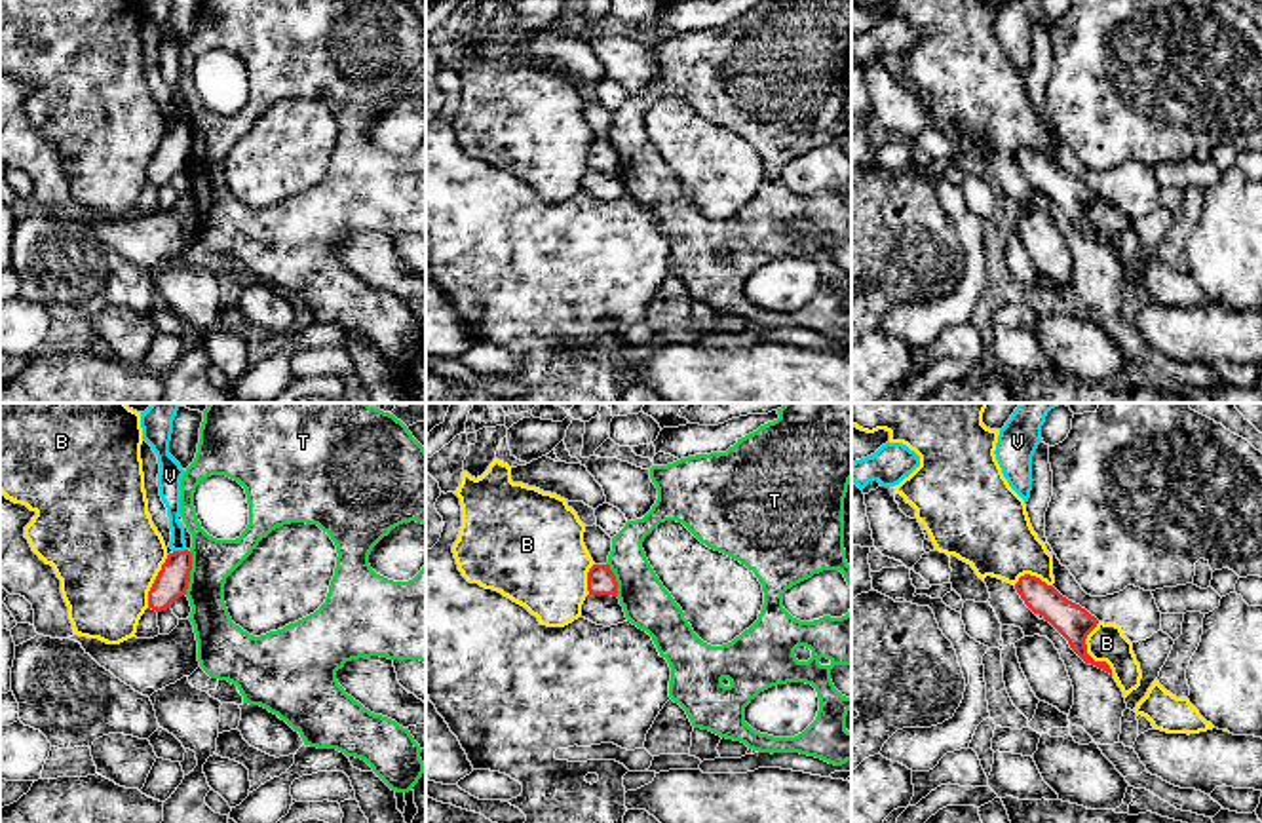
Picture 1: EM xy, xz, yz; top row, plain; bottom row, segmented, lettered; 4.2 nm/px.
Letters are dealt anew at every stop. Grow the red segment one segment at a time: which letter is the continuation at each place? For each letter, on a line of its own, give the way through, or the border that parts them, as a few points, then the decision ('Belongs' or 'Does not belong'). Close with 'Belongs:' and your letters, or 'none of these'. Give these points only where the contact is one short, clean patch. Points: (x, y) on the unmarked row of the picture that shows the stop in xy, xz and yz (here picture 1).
B: Does not belong
T: Does not belong
V: Boundary: xy (185, 122), (173, 126). Does not belong
Belongs: none of these

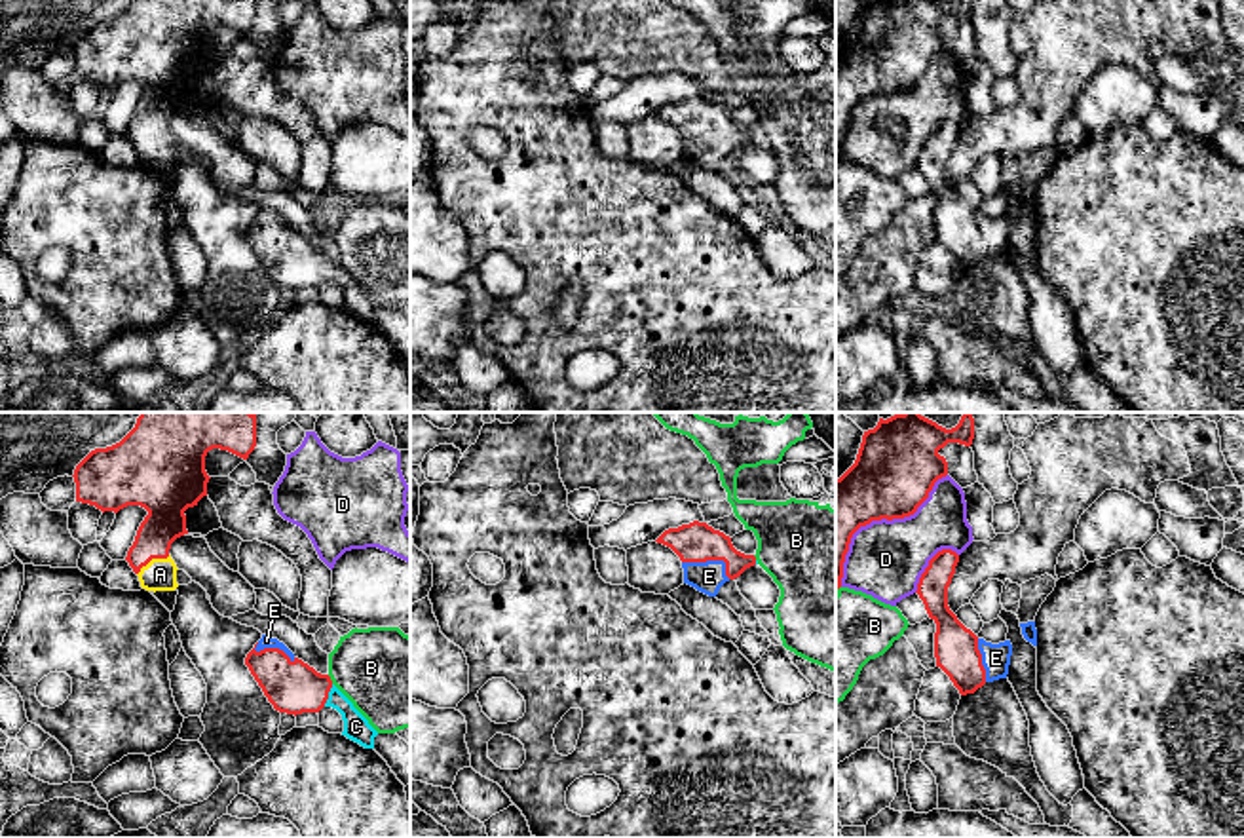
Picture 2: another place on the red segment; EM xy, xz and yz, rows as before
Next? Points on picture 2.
A: Path across: xy (166, 75), (152, 132), (160, 149). Belongs
B: Does not belong
C: Path across: xy (291, 261), (318, 265), (327, 270), (352, 291), (356, 301). Belongs
D: Does not belong
E: Path across: xz (697, 116), (711, 133), (709, 151). Belongs
Belongs: A, C, E

